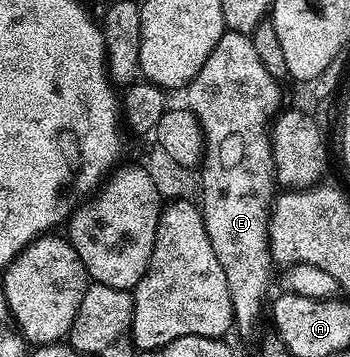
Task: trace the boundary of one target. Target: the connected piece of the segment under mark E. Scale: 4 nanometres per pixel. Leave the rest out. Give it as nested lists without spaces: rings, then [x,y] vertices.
[[[225,31],[217,47],[213,47],[209,59],[205,59],[205,67],[197,71],[185,90],[186,108],[200,121],[206,145],[201,164],[203,232],[209,243],[213,243],[213,255],[217,255],[217,263],[221,263],[225,271],[225,283],[229,283],[229,295],[233,303],[233,329],[236,334],[239,332],[243,341],[255,341],[259,336],[264,336],[263,317],[265,321],[265,306],[269,301],[267,288],[271,285],[273,262],[271,246],[267,244],[267,222],[273,194],[277,189],[269,124],[281,109],[279,85],[276,77],[265,71],[265,63],[261,63],[261,58],[257,56],[250,36]]]

